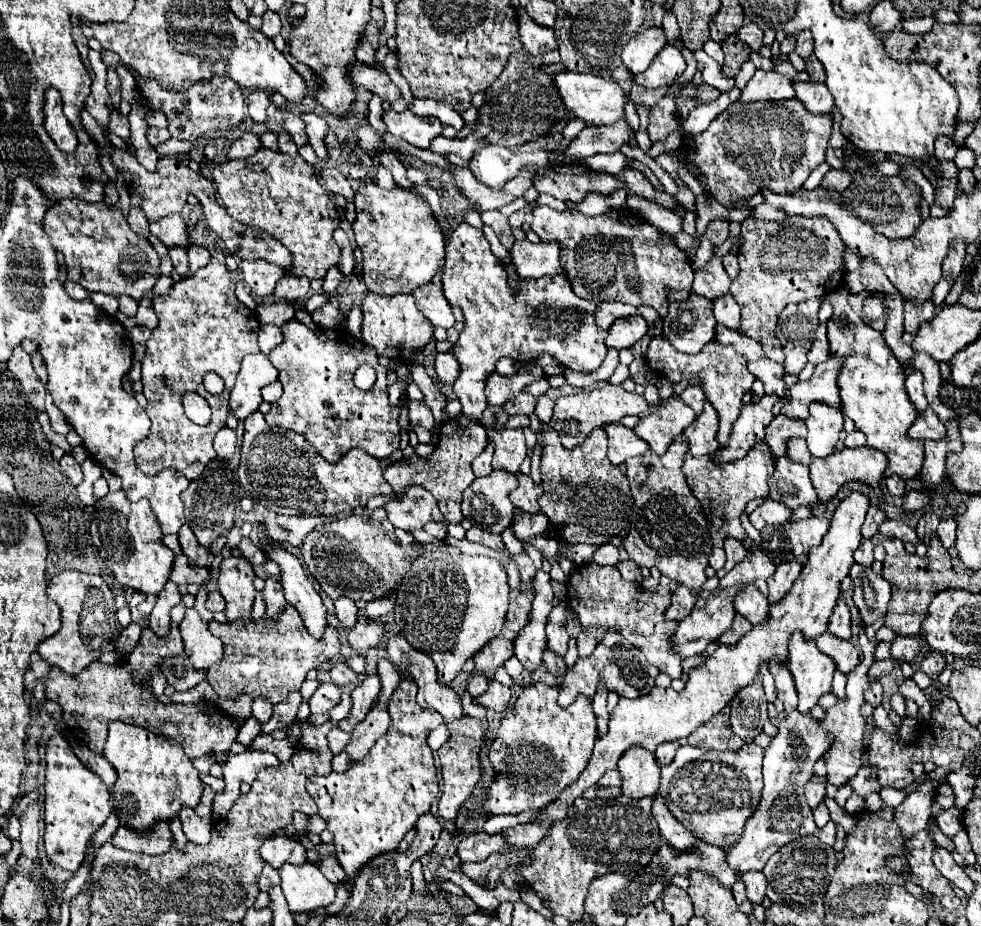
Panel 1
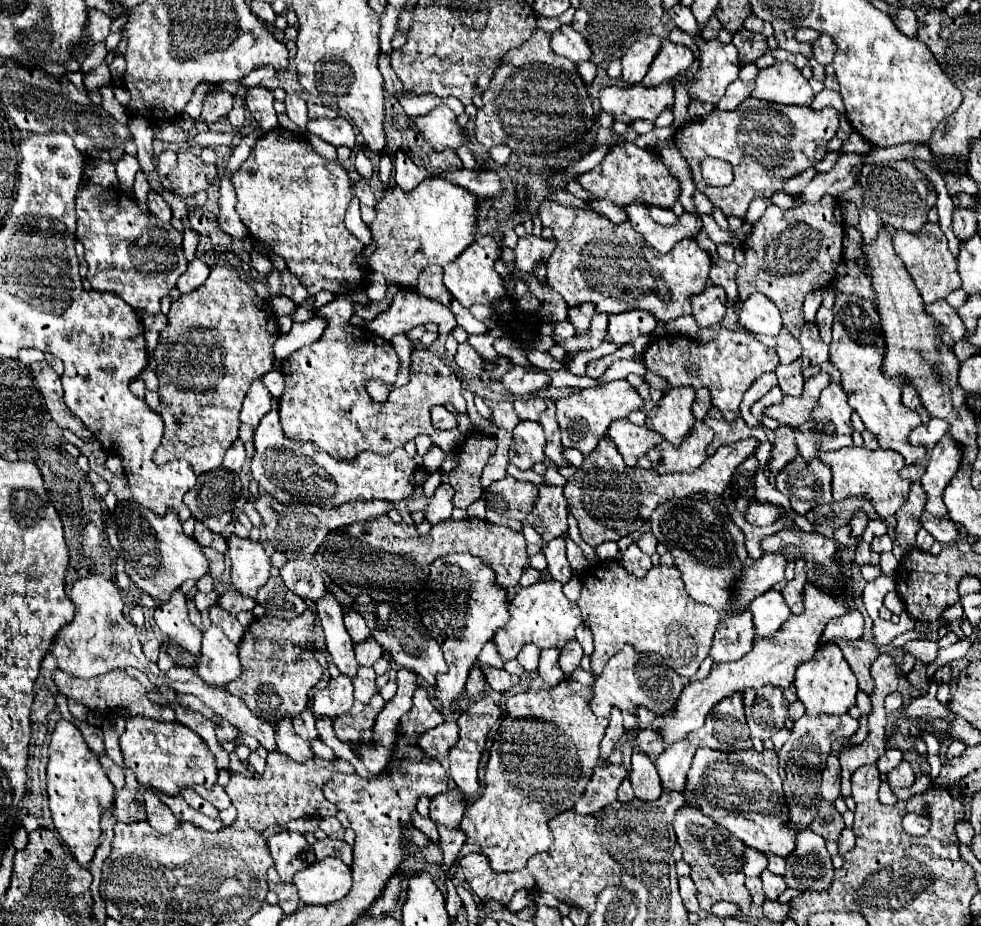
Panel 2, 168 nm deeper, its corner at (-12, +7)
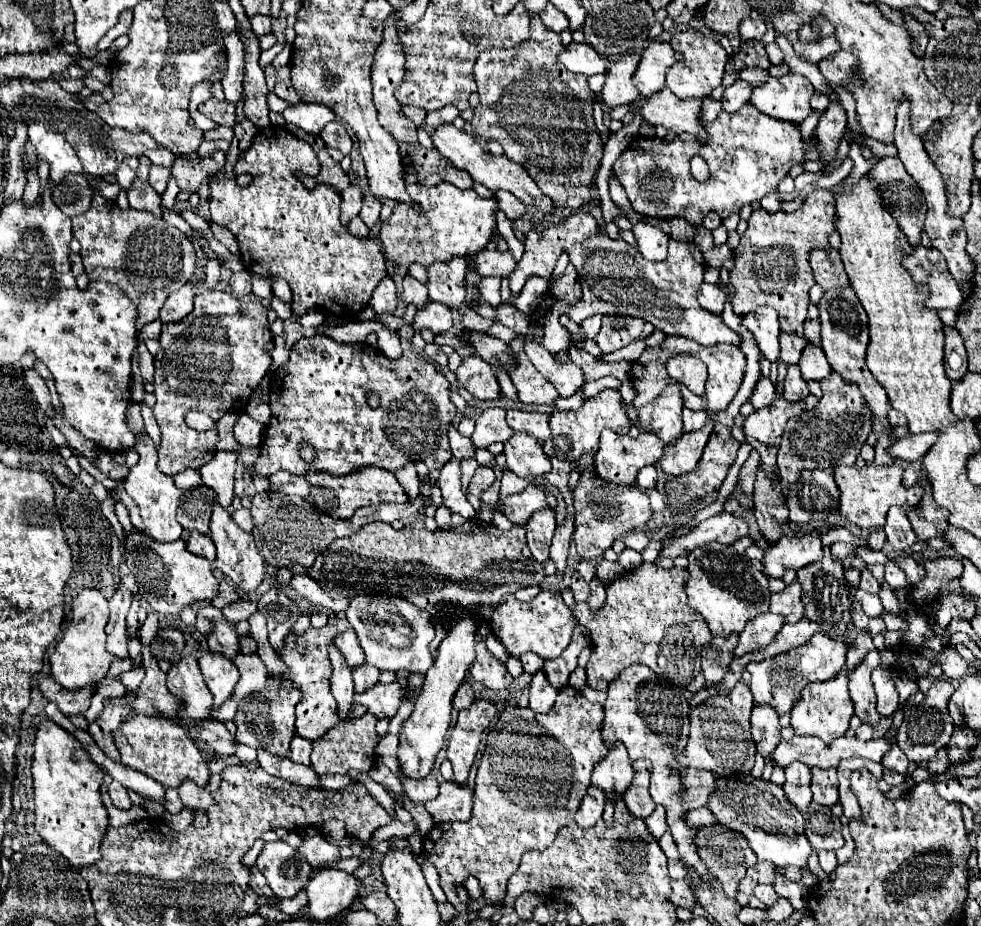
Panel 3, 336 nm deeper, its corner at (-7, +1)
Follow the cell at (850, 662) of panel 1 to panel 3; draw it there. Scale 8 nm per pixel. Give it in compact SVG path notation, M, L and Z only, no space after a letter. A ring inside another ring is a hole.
M877 649L865 655L865 661L849 673L849 693L855 705L855 715L869 725L877 725L881 715L875 709L875 689L871 683L871 671L881 665L881 655Z

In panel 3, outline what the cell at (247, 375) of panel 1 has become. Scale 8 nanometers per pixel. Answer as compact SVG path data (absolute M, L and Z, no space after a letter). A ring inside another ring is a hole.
M241 413L241 415L237 415L233 435L241 447L259 447L261 435L263 435L263 425L259 421L251 419L249 415Z

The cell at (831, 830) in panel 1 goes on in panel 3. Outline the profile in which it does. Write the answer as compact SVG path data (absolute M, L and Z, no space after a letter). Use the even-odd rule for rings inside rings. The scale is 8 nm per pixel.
M811 803L805 817L805 835L815 851L835 851L845 845L845 839L841 835L841 821L831 813L829 807L821 807L817 803Z

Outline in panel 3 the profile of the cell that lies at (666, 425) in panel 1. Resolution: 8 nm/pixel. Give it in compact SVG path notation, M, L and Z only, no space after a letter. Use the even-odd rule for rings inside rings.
M671 383L657 399L639 409L639 423L647 433L655 433L663 443L675 443L683 433L681 409L681 391L675 383Z

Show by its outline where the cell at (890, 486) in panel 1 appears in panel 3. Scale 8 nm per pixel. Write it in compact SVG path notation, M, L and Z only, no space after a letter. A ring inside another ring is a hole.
M921 461L909 463L907 469L905 469L905 473L903 473L903 485L905 487L913 487L917 483L919 475L921 475Z

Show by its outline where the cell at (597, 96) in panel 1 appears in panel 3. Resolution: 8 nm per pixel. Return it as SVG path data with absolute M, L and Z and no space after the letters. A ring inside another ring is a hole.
M665 87L649 103L633 103L631 111L635 107L641 107L641 117L649 125L663 125L673 133L691 133L701 145L709 143L701 121L701 99L677 99Z

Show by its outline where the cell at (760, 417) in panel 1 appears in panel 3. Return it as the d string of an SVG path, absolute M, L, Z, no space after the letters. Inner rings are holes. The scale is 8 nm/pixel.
M587 469L581 473L581 479L573 489L573 501L575 501L575 513L577 513L573 541L577 547L577 555L585 561L593 561L601 557L613 545L615 539L625 537L629 531L643 529L647 519L651 517L649 497L645 489L637 485L609 487L609 483L601 483L601 479L597 479L595 469Z

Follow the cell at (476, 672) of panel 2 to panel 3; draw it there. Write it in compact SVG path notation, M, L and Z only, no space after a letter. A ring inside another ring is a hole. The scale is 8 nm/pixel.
M465 681L465 683L459 685L459 689L457 689L455 695L453 695L453 707L455 707L457 711L461 711L461 709L469 707L471 703L473 703L473 689L471 689L471 685Z

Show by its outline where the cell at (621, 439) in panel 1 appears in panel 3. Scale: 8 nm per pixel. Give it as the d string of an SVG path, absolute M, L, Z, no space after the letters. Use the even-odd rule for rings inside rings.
M605 429L601 433L601 447L595 455L597 475L607 483L629 487L635 483L639 469L643 469L647 465L655 465L663 457L663 447L665 447L665 443L661 443L661 439L657 439L657 435L653 435L653 433L641 433L637 439L631 439L629 435L617 435L617 433Z

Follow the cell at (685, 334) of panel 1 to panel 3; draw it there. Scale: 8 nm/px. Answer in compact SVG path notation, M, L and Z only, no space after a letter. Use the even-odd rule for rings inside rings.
M705 281L701 283L697 297L699 297L701 307L705 307L707 311L713 311L715 315L721 315L723 305L727 301L727 293L719 285L711 285L711 283L705 283Z

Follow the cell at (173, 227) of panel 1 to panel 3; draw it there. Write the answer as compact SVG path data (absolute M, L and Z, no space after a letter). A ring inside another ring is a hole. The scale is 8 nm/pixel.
M135 177L135 181L127 189L127 199L129 199L129 205L133 209L147 209L147 211L161 217L161 209L159 209L161 197L153 191L153 187L149 187L147 181L141 181Z

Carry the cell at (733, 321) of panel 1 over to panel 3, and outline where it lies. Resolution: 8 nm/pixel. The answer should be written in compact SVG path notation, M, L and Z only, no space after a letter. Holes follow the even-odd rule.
M759 307L755 313L743 317L743 325L753 333L761 353L767 361L775 363L779 359L779 317L771 307Z

